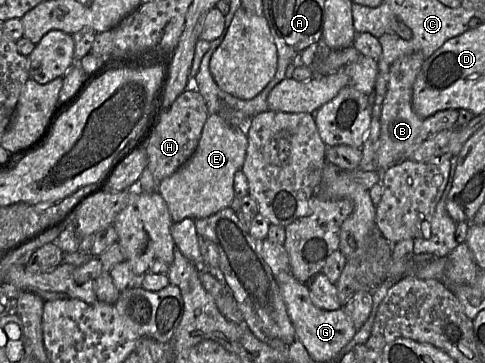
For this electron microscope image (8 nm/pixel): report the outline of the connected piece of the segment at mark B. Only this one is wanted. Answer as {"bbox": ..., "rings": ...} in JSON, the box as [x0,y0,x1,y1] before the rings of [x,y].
{"bbox":[376,52,458,173],"rings":[[[417,52],[398,58],[390,66],[387,92],[381,108],[379,146],[376,157],[376,169],[380,173],[399,161],[409,158],[429,137],[444,130],[453,130],[457,125],[458,110],[438,111],[424,119],[413,110],[413,85],[425,60],[427,59]]]}

